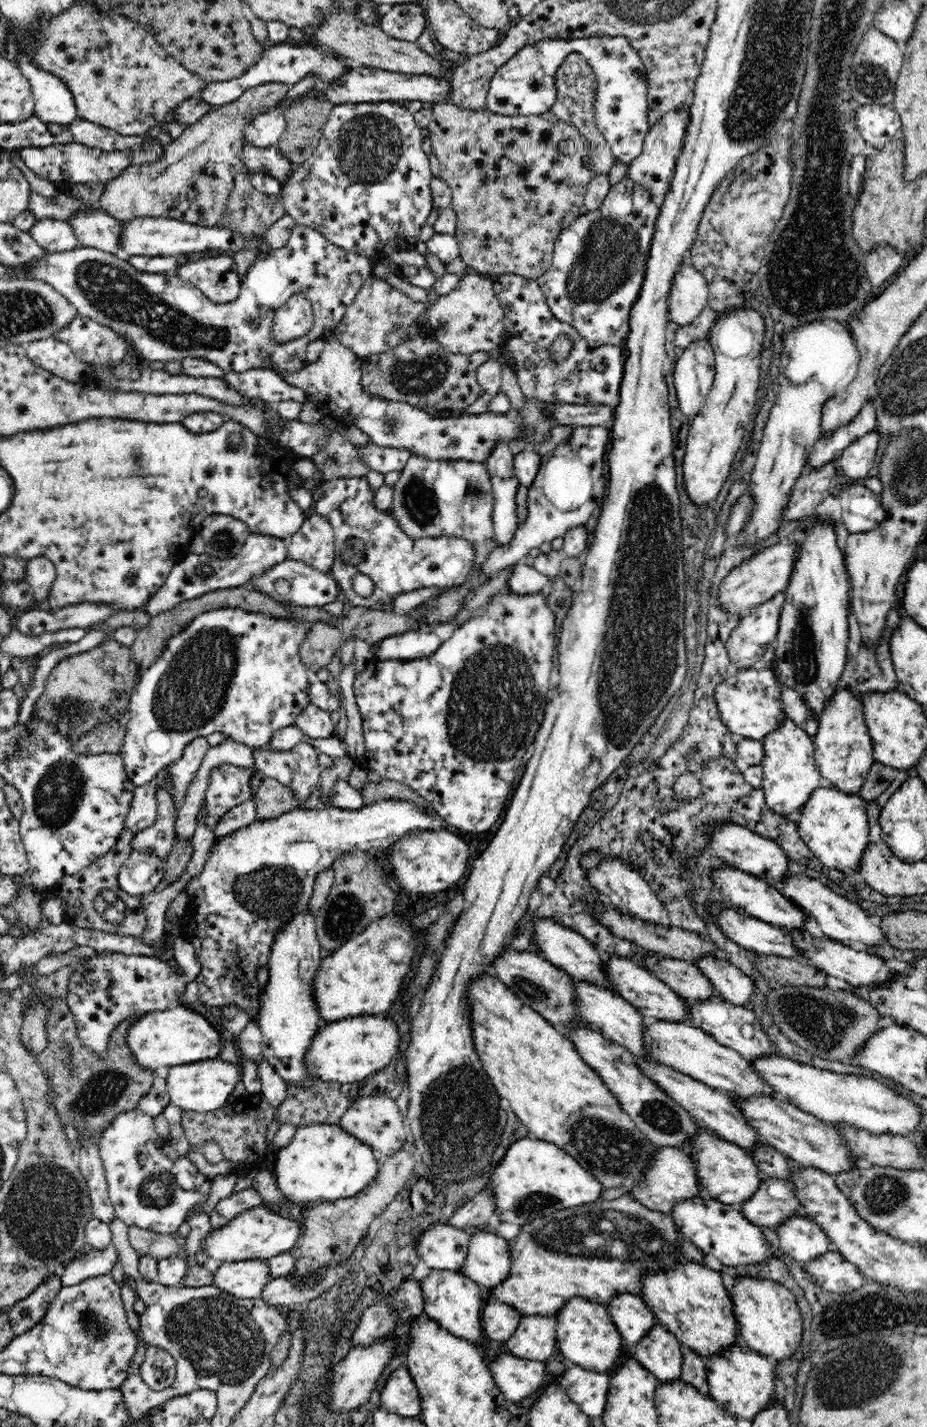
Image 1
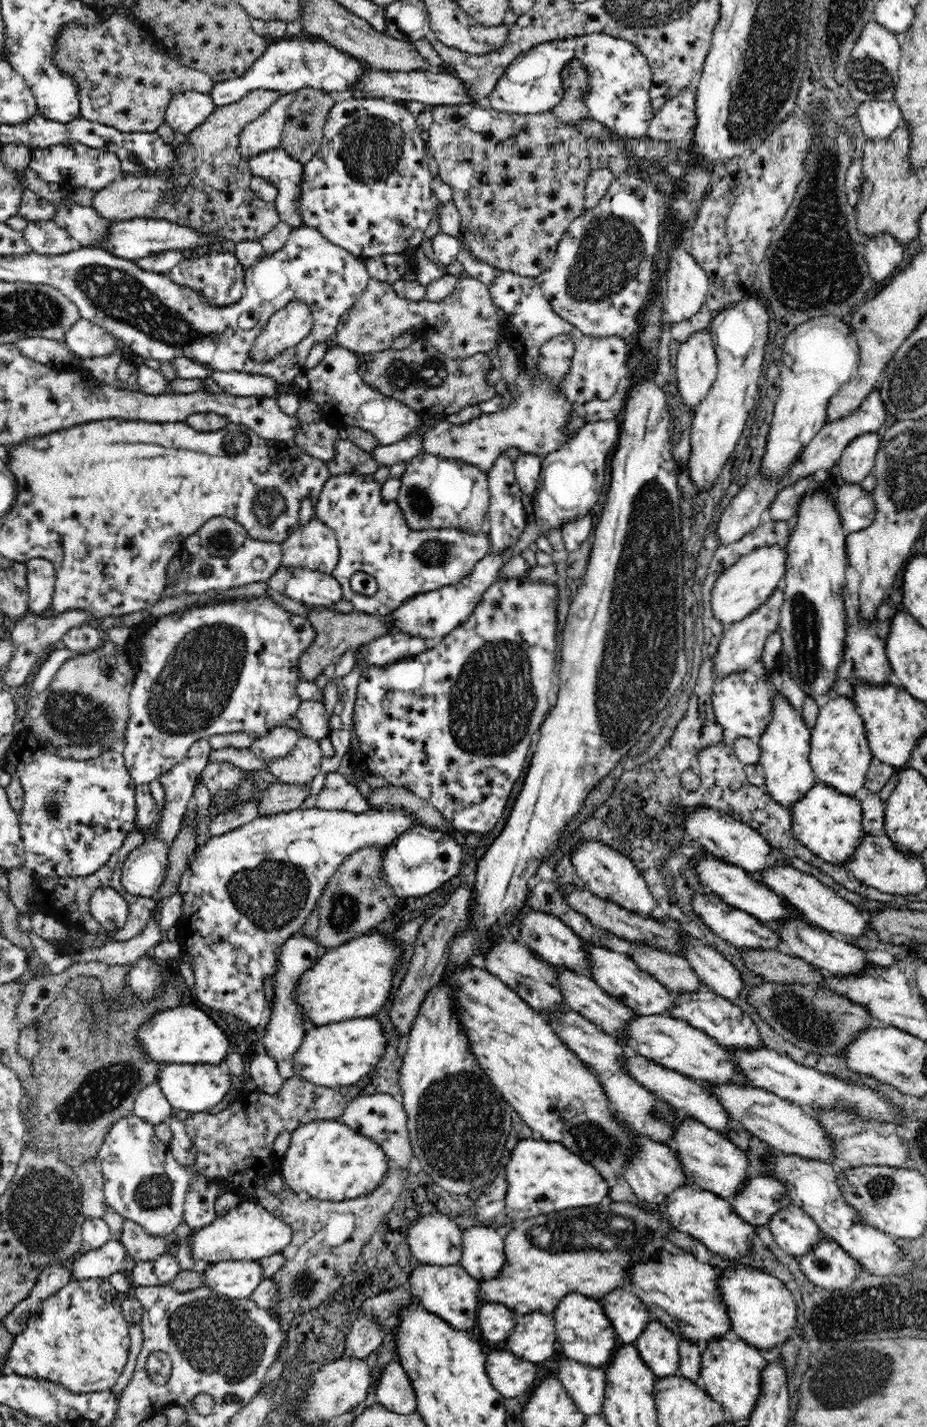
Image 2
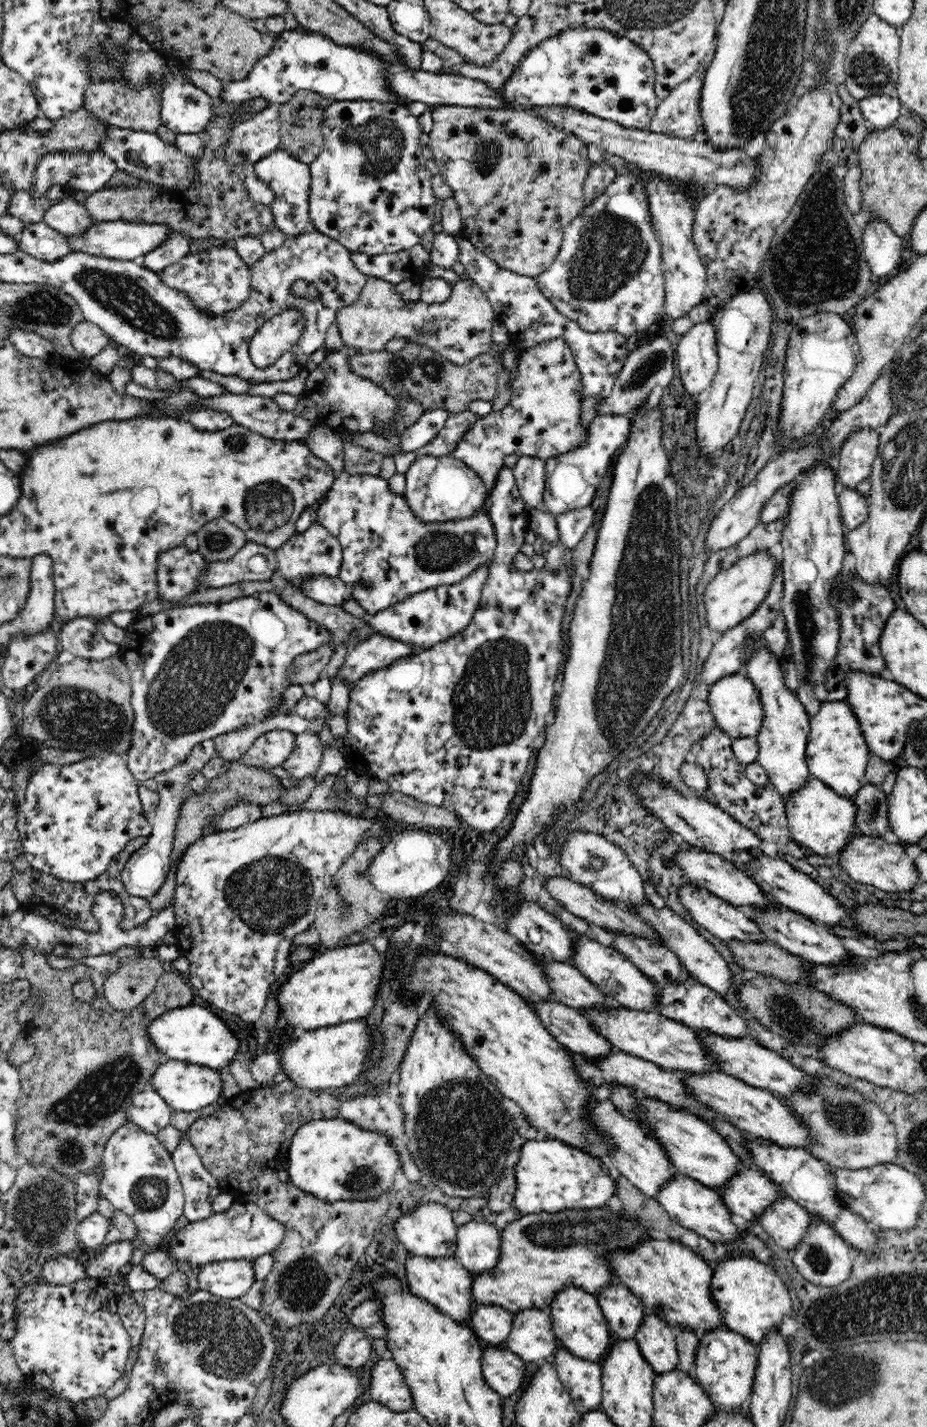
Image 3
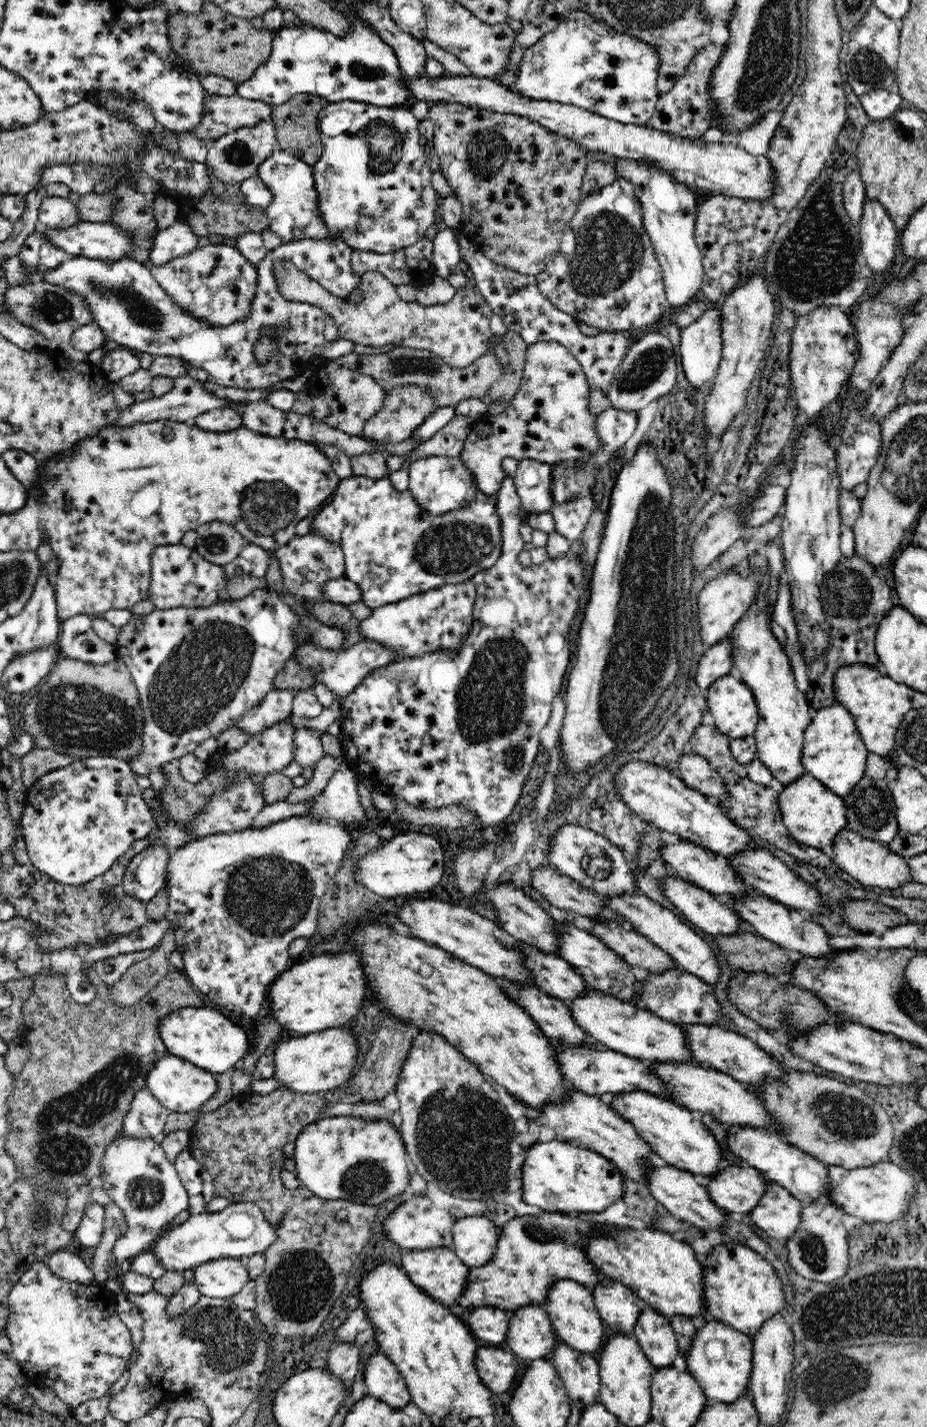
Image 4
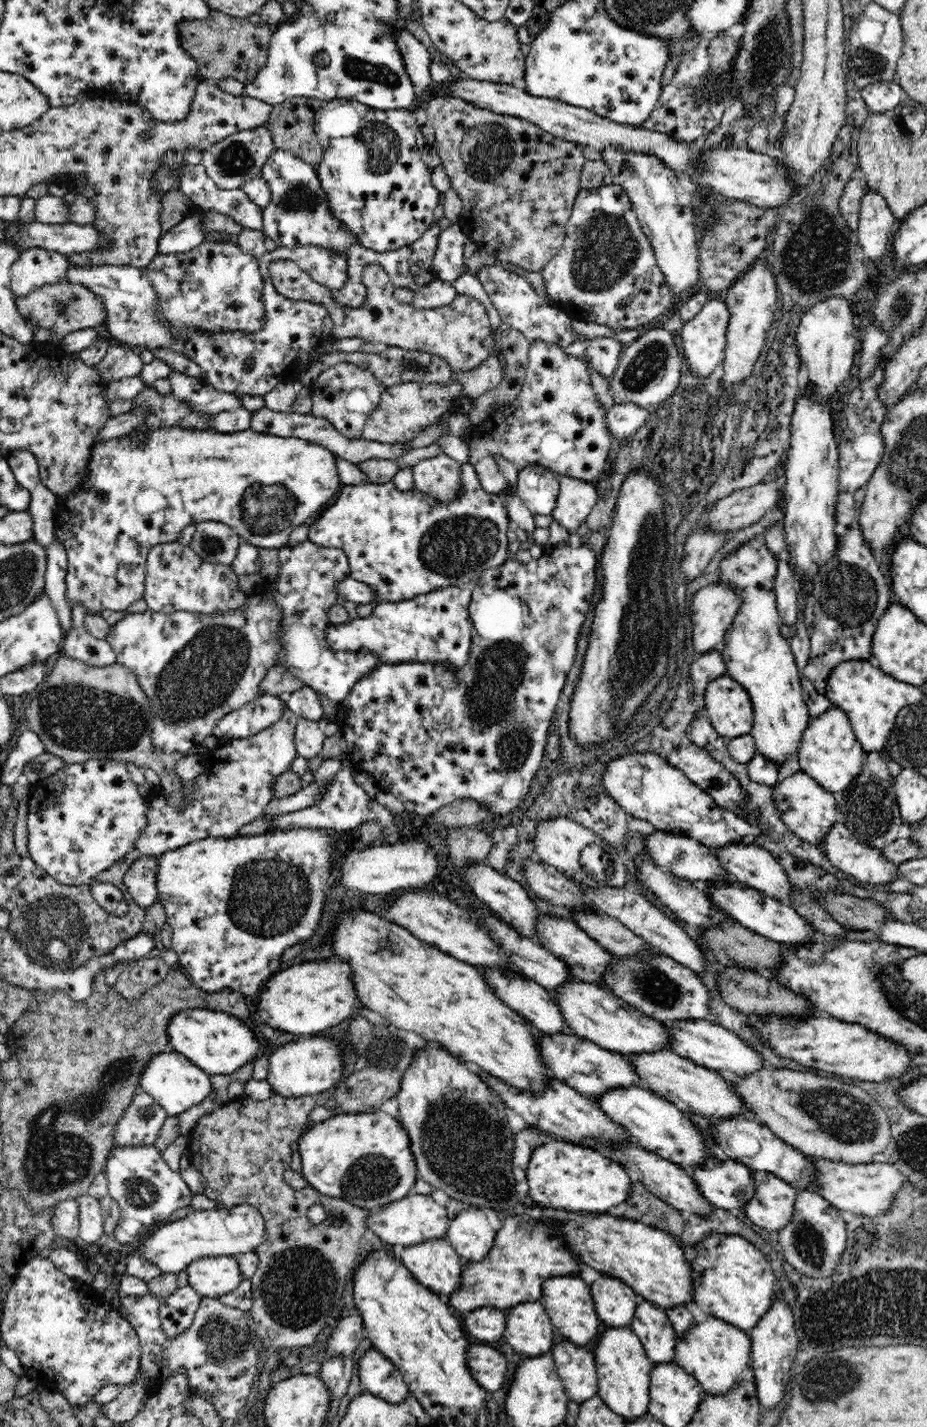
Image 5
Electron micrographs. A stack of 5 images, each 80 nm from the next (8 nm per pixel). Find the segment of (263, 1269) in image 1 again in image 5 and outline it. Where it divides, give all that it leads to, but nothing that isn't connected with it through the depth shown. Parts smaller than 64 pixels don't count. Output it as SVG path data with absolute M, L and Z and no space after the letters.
M208 1256L193 1260L186 1271L189 1277L188 1286L202 1298L230 1294L244 1279L238 1261L228 1256Z

